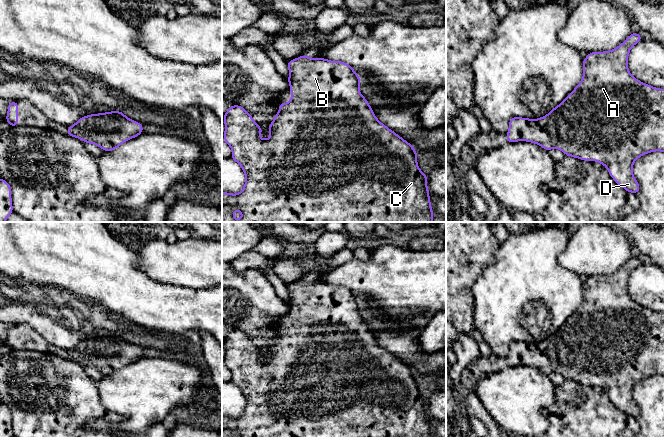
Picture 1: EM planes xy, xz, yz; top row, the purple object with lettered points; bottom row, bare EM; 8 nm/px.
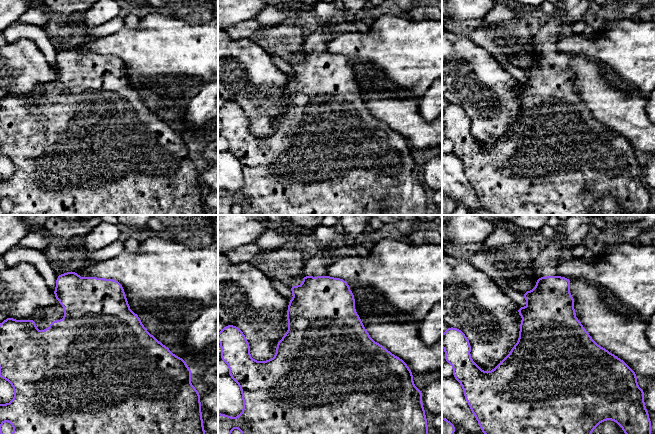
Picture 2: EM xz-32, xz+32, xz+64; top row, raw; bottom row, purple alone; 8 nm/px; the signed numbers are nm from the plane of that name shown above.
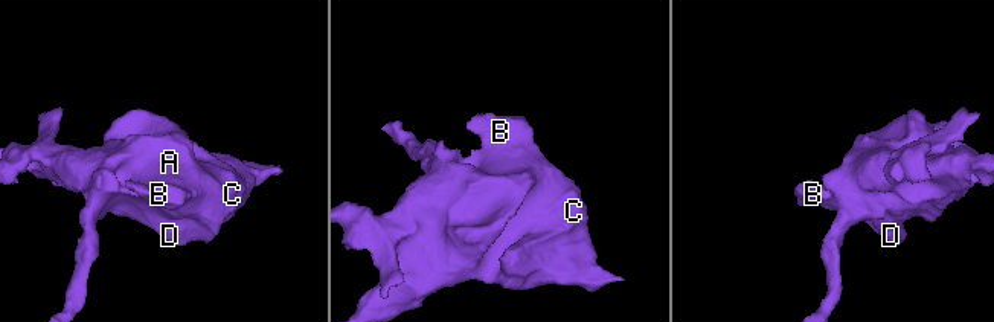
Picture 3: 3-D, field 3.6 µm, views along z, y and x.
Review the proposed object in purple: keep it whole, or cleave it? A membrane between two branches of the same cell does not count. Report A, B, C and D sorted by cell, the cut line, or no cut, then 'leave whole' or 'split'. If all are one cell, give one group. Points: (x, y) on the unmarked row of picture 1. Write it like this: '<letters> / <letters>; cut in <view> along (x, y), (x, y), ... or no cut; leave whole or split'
A B C D; no cut; leave whole

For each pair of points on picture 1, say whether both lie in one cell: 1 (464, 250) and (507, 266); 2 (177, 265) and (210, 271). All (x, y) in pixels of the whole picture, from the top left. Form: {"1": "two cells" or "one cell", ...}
{"1": "two cells", "2": "one cell"}

